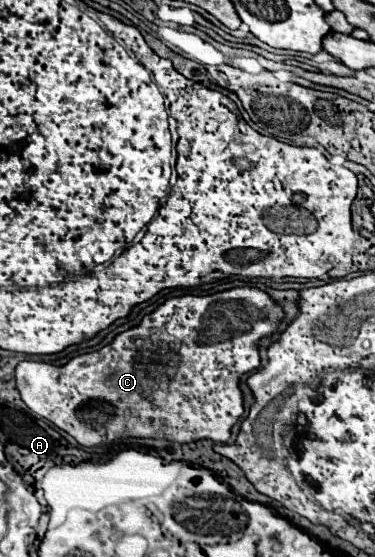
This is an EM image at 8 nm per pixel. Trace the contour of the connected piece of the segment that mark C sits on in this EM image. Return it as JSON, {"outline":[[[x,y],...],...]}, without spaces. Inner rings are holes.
{"outline":[[[248,284],[206,296],[174,296],[146,314],[138,326],[114,336],[102,350],[78,354],[64,366],[22,360],[16,366],[16,390],[32,412],[66,430],[82,446],[104,446],[124,438],[156,438],[176,444],[208,438],[216,444],[224,444],[244,414],[244,392],[236,394],[232,386],[228,392],[228,376],[232,378],[232,368],[236,370],[236,366],[252,370],[260,366],[258,344],[262,338],[270,338],[284,318],[286,312],[278,300]]]}

